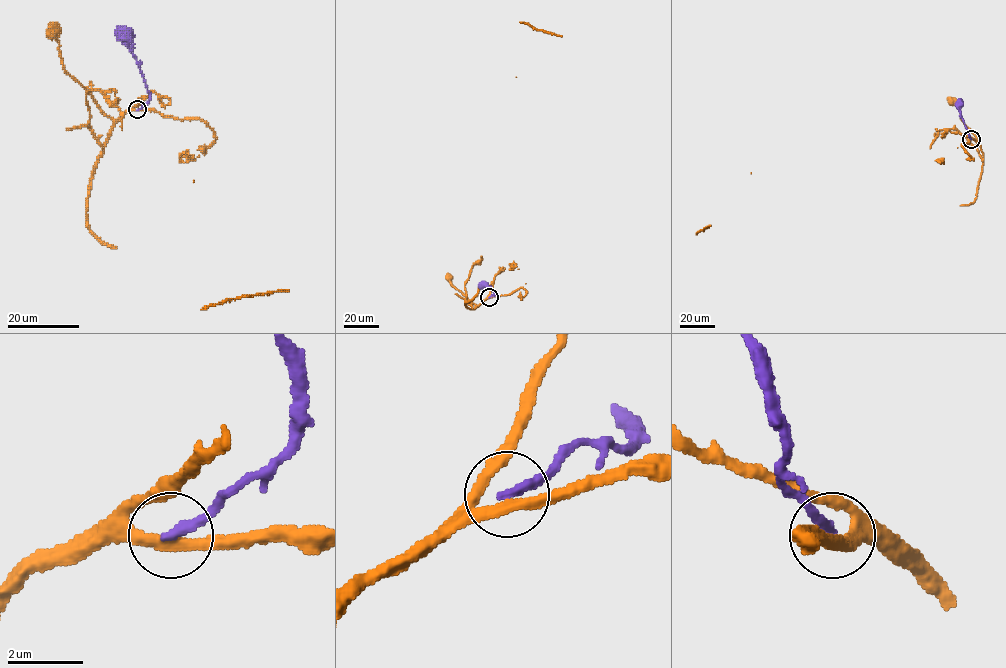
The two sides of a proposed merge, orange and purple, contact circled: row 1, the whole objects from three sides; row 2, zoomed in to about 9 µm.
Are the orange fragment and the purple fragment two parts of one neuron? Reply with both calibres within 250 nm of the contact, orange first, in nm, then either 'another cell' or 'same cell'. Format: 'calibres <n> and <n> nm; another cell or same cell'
calibres 300 and 260 nm; another cell

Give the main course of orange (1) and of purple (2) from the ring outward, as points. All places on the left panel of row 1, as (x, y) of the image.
1: (137, 110), (129, 110), (115, 120), (106, 115), (93, 96), (66, 71), (59, 43), (51, 31)
2: (137, 110), (148, 101), (148, 91), (124, 34)

